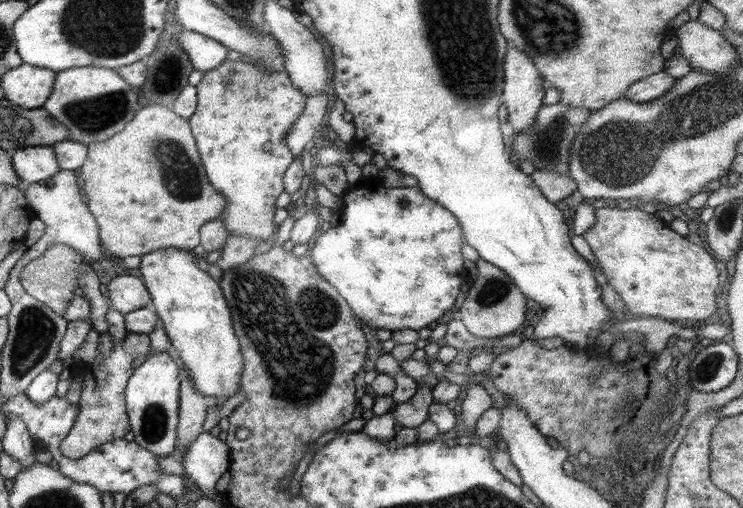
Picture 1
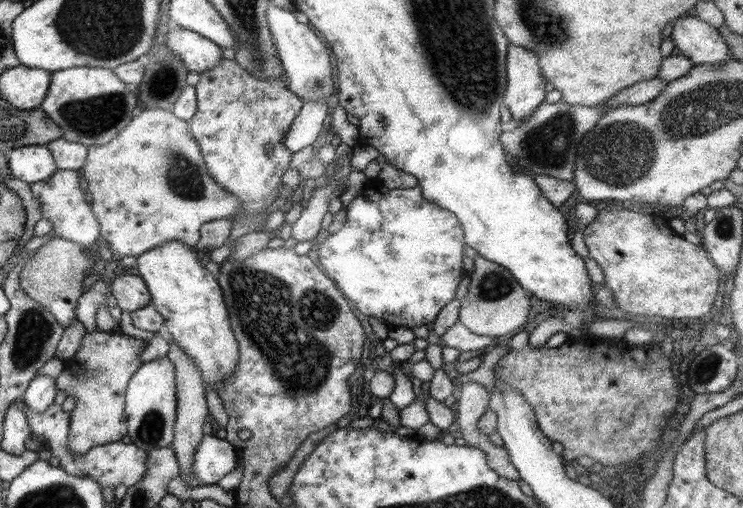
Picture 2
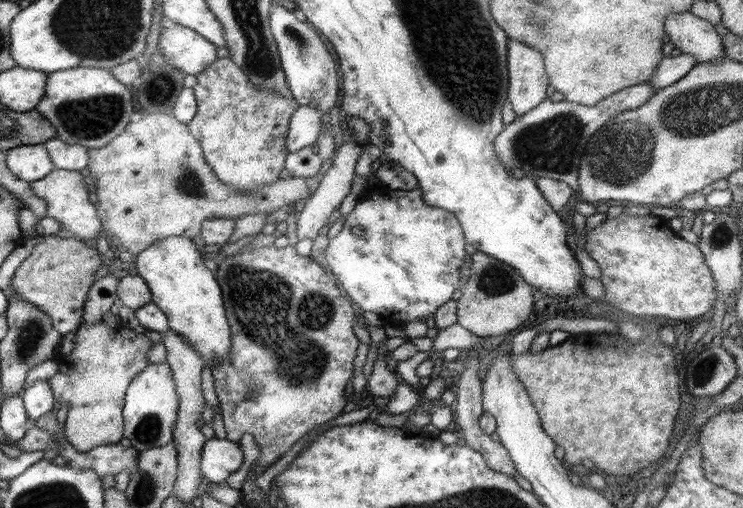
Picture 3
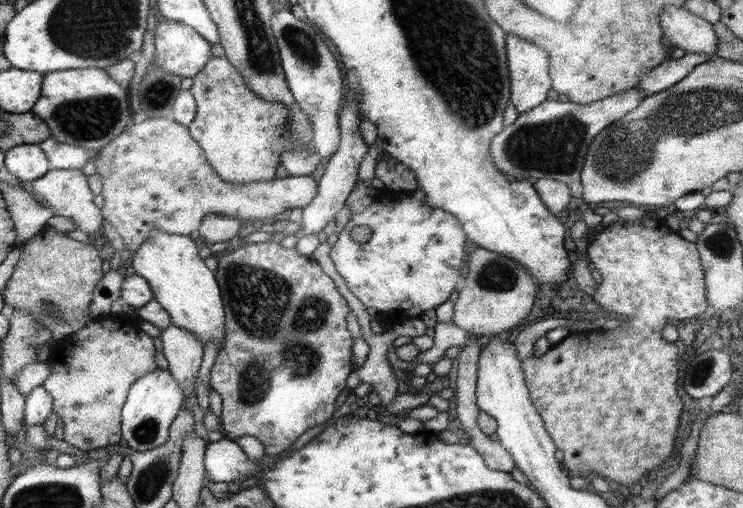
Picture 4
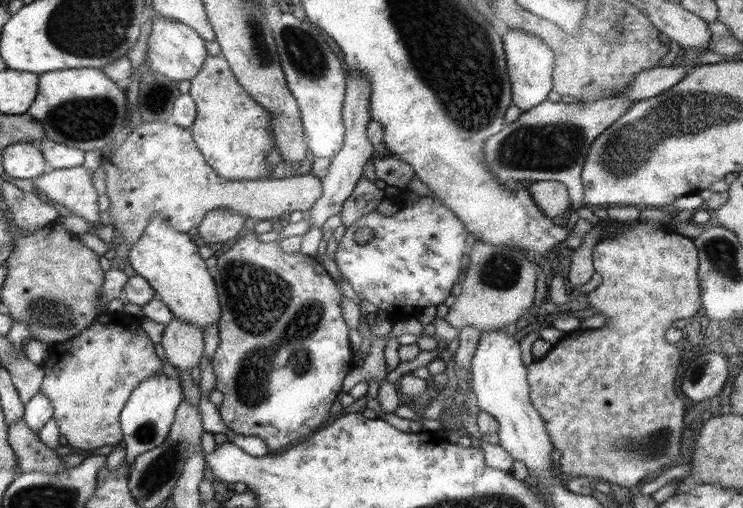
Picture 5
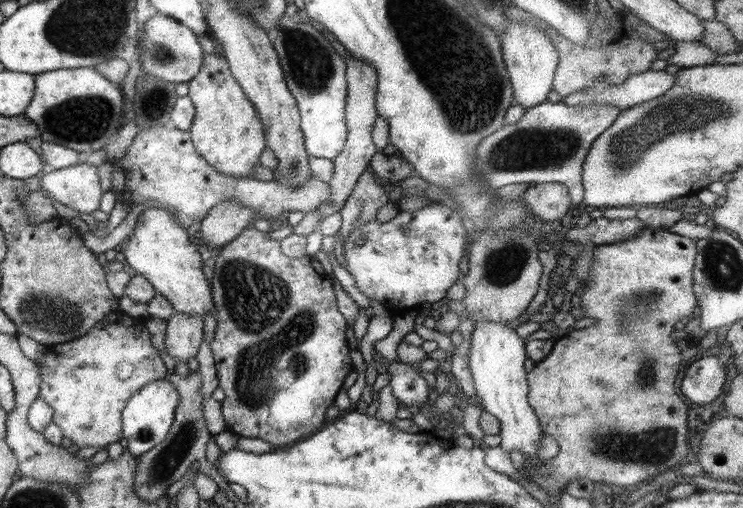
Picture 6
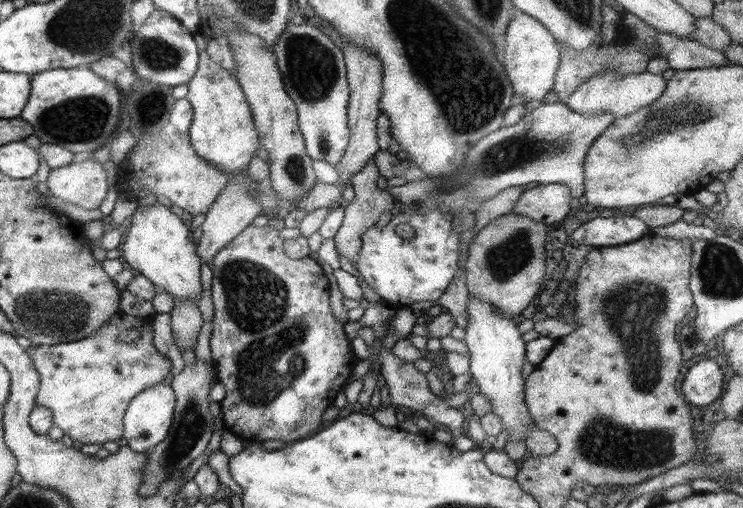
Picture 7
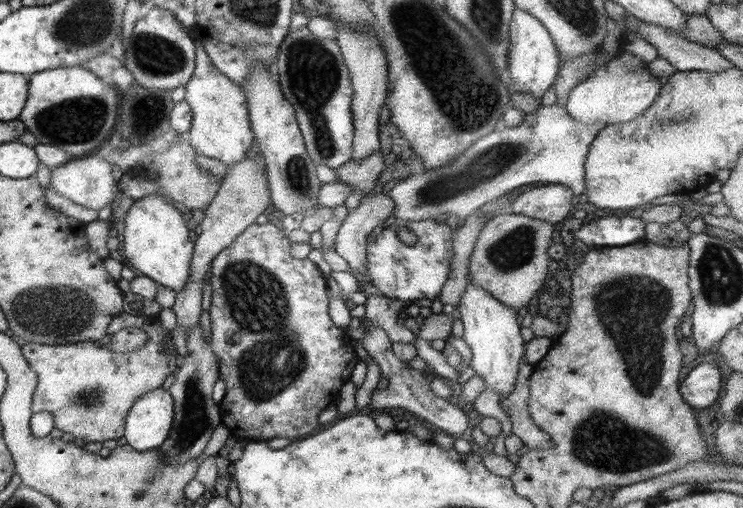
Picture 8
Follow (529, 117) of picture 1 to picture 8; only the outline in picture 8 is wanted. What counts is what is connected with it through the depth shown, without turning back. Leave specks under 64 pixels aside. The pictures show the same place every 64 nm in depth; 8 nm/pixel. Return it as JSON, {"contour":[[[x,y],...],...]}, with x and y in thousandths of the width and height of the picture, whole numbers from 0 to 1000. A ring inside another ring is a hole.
{"contour":[[[693,18],[685,41],[685,93],[682,93],[682,146],[690,161],[692,177],[728,193],[731,181],[746,163],[754,132],[750,94],[736,57],[717,31]]]}

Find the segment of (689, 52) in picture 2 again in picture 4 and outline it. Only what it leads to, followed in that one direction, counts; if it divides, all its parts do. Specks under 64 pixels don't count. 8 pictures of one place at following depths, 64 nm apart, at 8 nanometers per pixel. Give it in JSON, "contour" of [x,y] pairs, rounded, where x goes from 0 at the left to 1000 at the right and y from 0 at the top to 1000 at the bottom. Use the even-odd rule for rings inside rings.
{"contour":[[[895,12],[884,28],[884,41],[906,93],[930,106],[964,106],[965,77],[958,47],[930,28],[925,18]]]}

